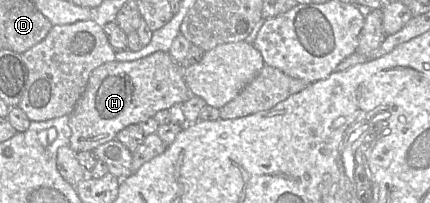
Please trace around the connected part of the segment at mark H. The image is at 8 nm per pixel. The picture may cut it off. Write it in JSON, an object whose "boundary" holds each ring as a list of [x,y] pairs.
{"boundary":[[[156,51],[133,61],[111,61],[96,67],[90,74],[85,91],[69,115],[72,134],[69,146],[76,153],[93,151],[96,147],[115,139],[117,133],[131,124],[138,124],[153,117],[158,111],[183,103],[190,96],[183,77],[183,66],[169,52]]]}

